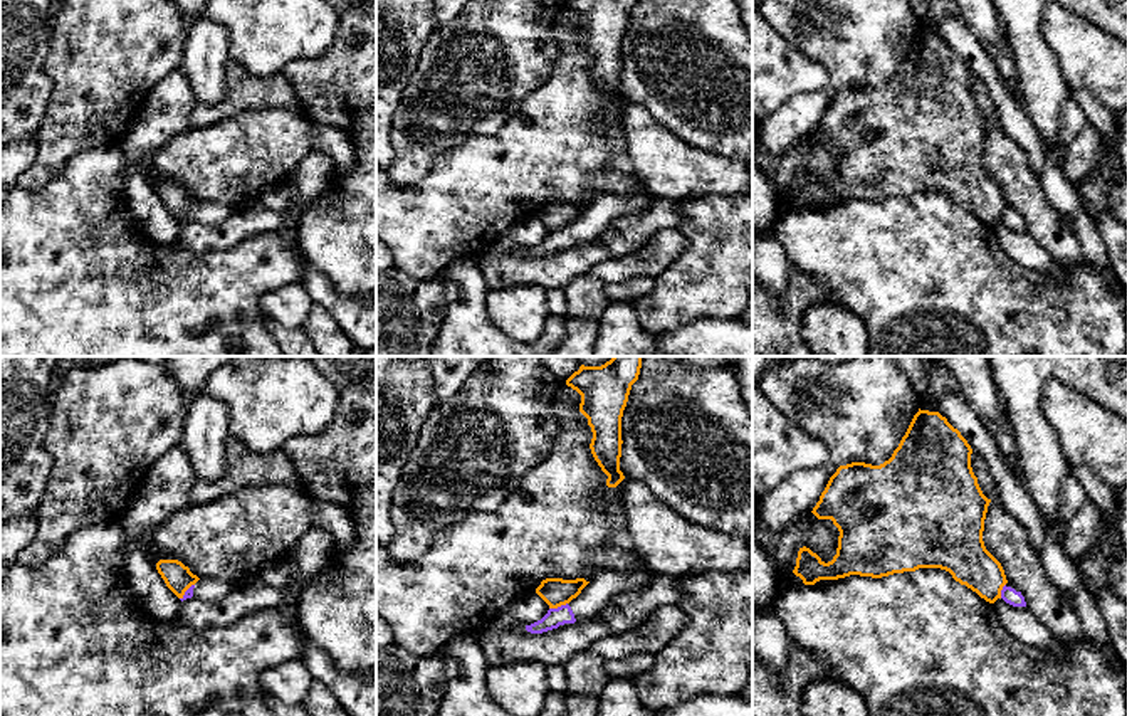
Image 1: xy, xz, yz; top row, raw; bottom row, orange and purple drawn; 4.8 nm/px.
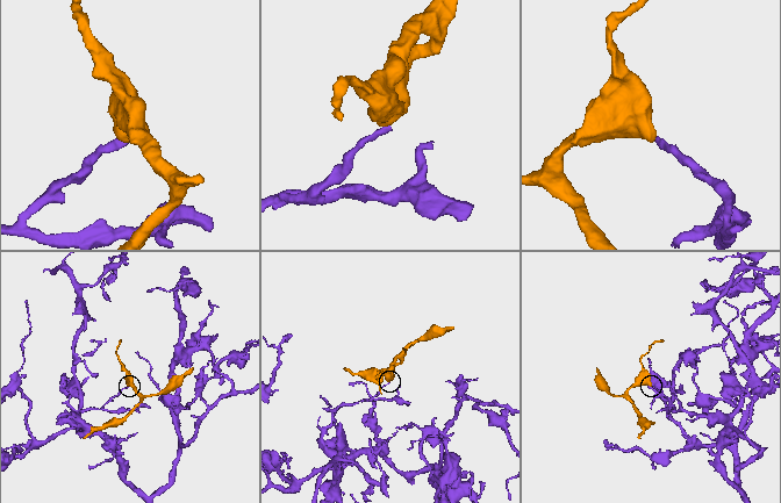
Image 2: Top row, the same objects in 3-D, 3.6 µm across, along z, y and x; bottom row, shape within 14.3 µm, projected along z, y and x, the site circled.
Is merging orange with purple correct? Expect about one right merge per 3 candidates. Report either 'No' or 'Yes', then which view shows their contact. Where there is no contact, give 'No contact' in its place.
No. Touches orange in xz

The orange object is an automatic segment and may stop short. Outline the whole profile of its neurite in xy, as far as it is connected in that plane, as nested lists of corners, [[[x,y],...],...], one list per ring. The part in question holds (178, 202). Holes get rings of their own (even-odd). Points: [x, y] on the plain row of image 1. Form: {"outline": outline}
{"outline": [[[160,183],[156,193],[165,203],[166,210],[178,220],[183,222],[185,215],[195,208],[200,202],[190,195],[178,183]]]}

